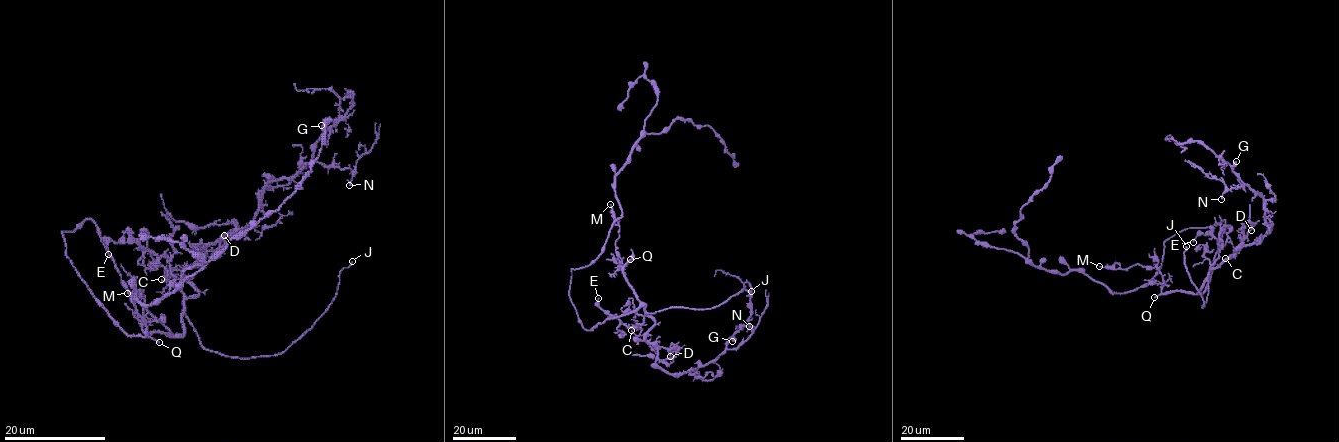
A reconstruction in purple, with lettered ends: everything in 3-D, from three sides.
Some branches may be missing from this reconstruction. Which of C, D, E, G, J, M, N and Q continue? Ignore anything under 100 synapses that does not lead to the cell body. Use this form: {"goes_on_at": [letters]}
{"goes_on_at": ["J", "Q"]}

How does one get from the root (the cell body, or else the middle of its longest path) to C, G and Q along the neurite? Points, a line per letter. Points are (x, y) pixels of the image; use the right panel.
C: (1225, 220), (1210, 279), (1201, 293), (1199, 290), (1208, 272), (1219, 266), (1230, 254), (1228, 259), (1225, 258)
G: (1225, 220), (1210, 279), (1201, 293), (1199, 290), (1210, 270), (1268, 231), (1265, 201), (1233, 170), (1236, 161)
Q: (1225, 220), (1209, 282), (1204, 291), (1173, 291), (1154, 297)

